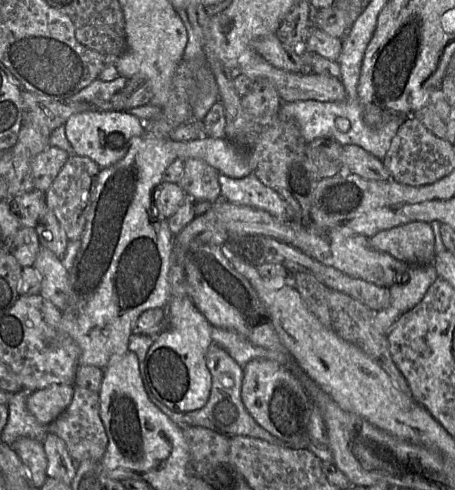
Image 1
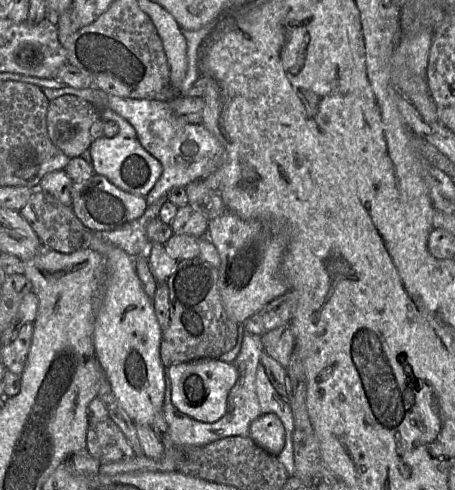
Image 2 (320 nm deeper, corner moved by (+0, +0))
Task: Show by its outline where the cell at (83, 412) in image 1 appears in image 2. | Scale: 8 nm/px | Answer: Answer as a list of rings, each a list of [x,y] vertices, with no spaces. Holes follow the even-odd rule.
[[[109,417],[89,425],[86,450],[101,464],[118,462],[135,456],[125,435]]]

